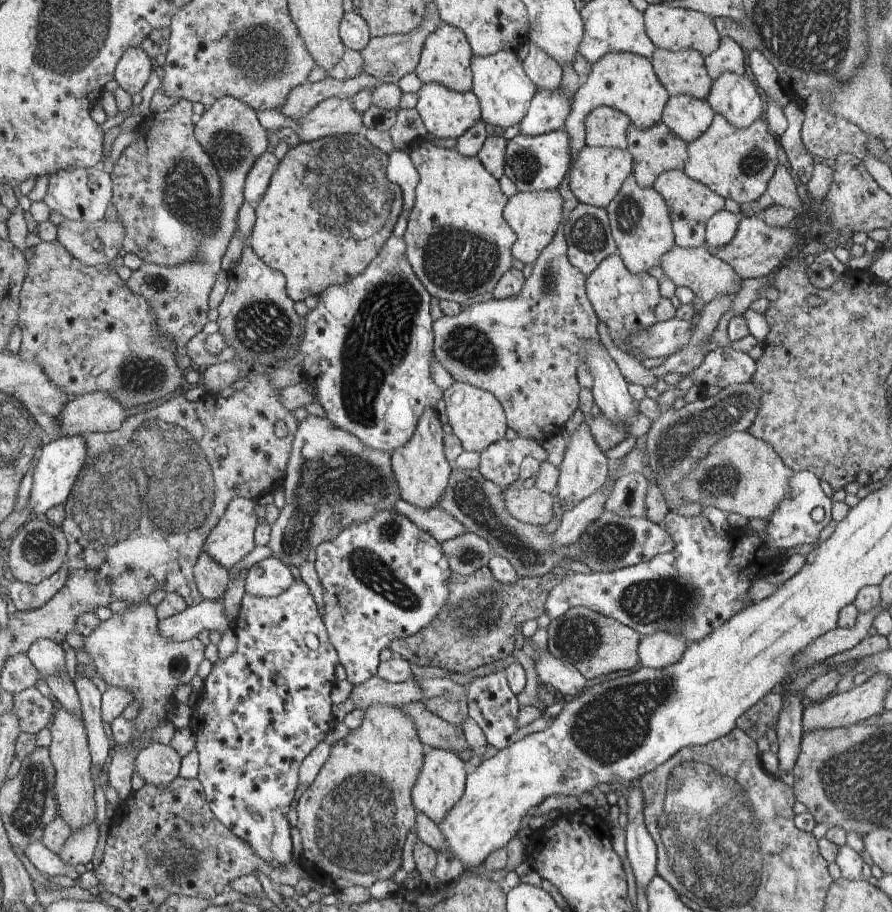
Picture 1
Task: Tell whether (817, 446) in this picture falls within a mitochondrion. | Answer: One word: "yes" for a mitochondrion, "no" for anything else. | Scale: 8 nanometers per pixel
no

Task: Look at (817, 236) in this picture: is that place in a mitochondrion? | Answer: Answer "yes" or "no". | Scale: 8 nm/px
no

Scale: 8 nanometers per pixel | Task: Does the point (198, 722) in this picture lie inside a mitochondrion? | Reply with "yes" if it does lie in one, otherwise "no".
no

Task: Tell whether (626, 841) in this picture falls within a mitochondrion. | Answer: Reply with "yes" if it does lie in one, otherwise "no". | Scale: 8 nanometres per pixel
no

